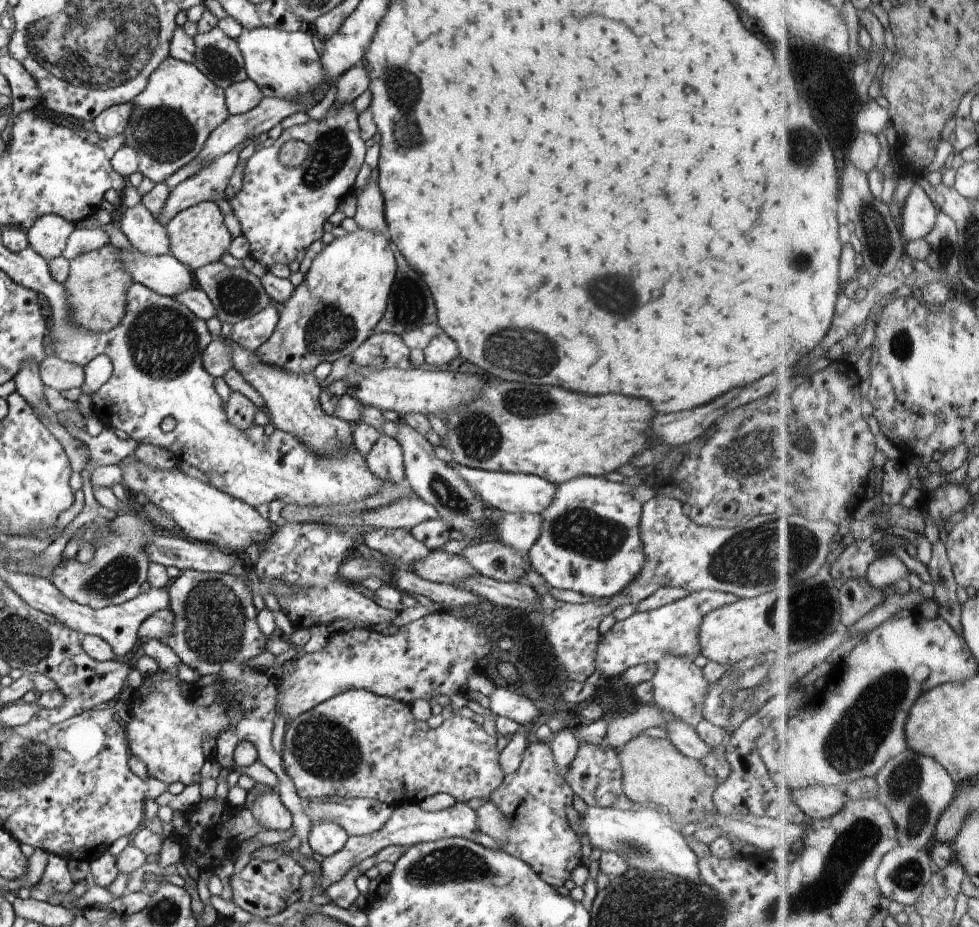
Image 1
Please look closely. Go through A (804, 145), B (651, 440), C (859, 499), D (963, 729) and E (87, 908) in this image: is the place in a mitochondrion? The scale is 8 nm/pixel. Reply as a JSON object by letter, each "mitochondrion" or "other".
{"A":"mitochondrion","B":"other","C":"other","D":"other","E":"other"}

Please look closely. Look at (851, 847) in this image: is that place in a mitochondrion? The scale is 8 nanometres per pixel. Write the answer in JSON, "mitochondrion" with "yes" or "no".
{"mitochondrion":"yes"}

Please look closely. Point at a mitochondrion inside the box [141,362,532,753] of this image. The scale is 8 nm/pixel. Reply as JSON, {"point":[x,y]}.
{"point":[215,621]}

